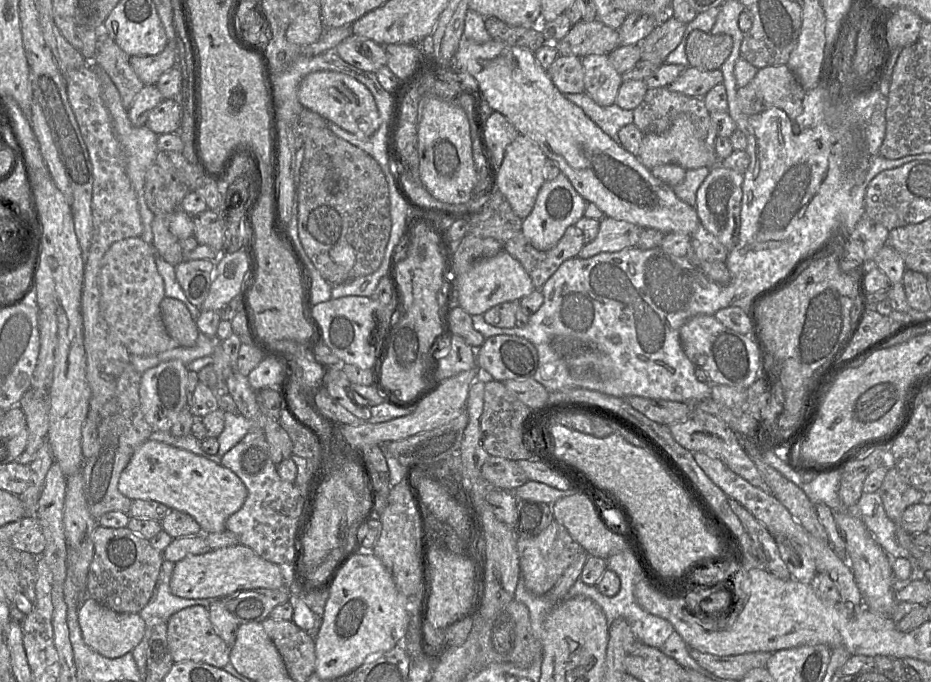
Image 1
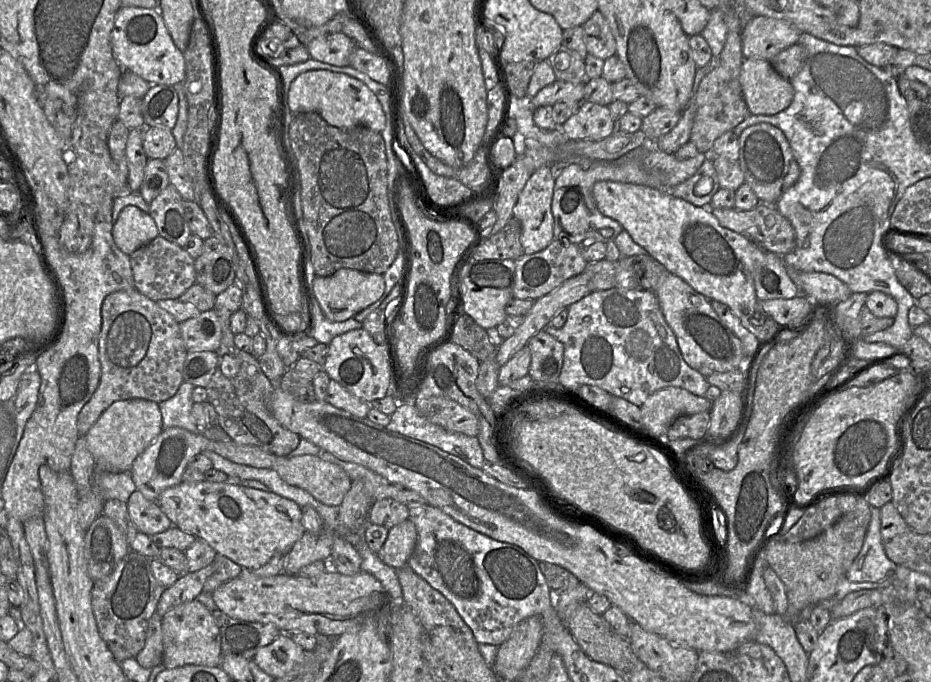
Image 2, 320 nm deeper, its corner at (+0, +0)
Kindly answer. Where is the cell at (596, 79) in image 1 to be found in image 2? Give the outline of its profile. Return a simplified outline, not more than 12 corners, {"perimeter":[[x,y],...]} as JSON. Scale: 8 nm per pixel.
{"perimeter":[[583,101],[562,126],[569,140],[602,140],[617,123],[608,106]]}

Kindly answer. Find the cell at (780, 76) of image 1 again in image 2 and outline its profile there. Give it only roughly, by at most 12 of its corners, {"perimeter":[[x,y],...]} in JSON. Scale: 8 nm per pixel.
{"perimeter":[[780,128],[739,138],[739,165],[760,203],[774,206],[800,176]]}

